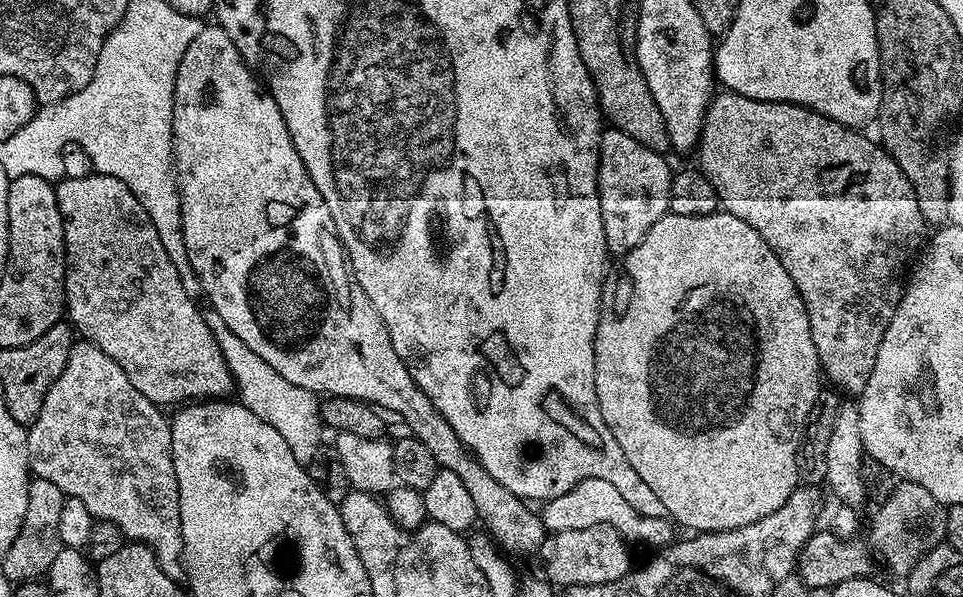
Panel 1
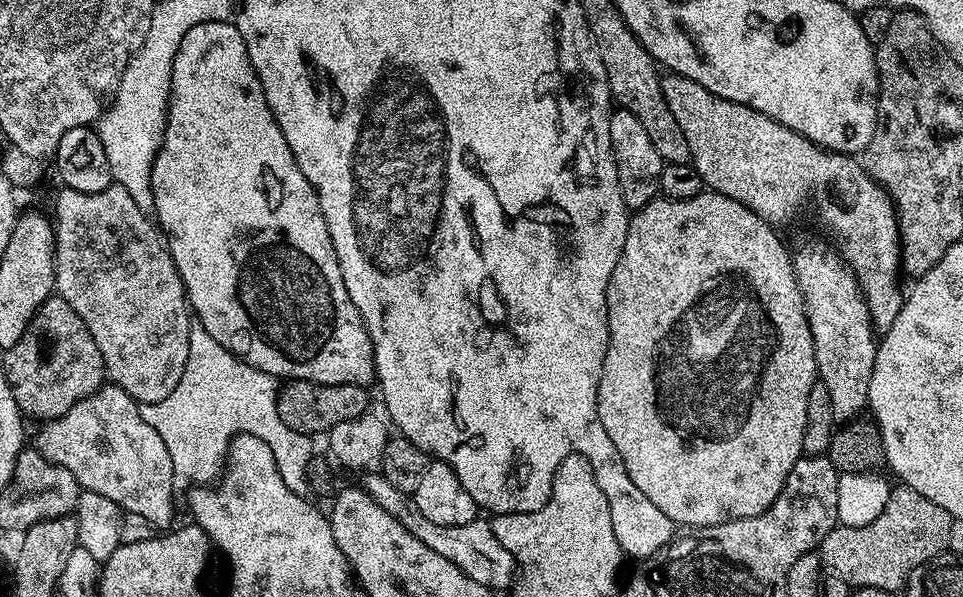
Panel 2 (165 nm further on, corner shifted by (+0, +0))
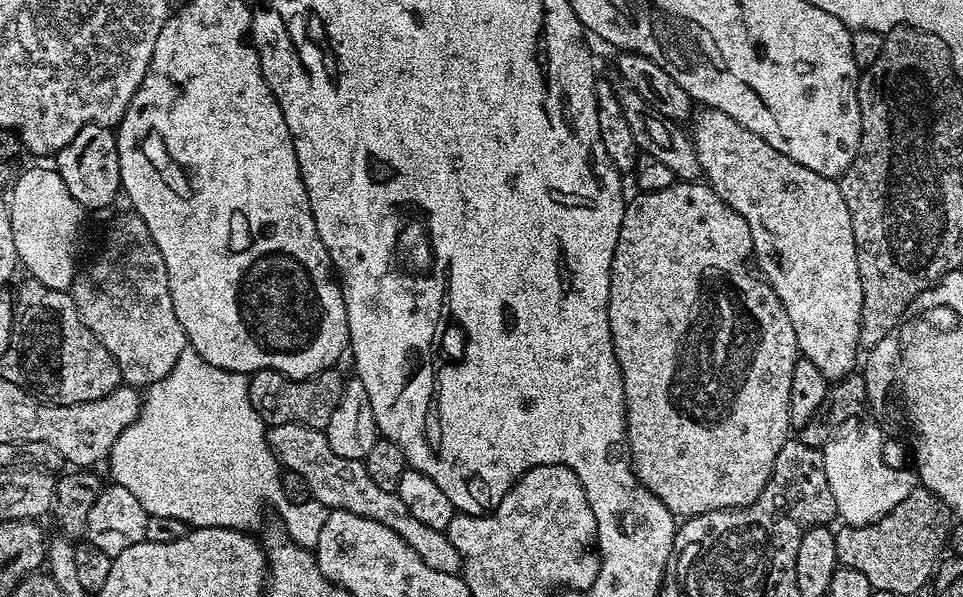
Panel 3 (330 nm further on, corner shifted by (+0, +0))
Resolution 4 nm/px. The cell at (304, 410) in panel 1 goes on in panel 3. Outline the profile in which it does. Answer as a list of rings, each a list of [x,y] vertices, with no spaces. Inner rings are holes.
[[[189,346],[182,350],[182,358],[178,358],[174,370],[170,370],[170,374],[166,374],[166,378],[148,385],[142,396],[138,418],[130,426],[126,426],[126,430],[122,430],[122,434],[118,434],[114,446],[107,454],[106,465],[108,464],[109,470],[112,471],[111,479],[117,484],[126,486],[126,490],[130,490],[130,494],[134,494],[134,498],[138,498],[138,502],[142,502],[142,506],[147,510],[149,516],[182,518],[182,522],[186,522],[192,528],[233,528],[239,532],[248,532],[256,530],[252,528],[259,526],[260,519],[264,516],[264,507],[268,503],[272,503],[276,507],[277,514],[280,515],[281,522],[284,523],[283,531],[289,541],[309,550],[315,549],[322,525],[326,523],[329,509],[325,508],[322,502],[311,498],[294,500],[284,493],[283,487],[272,488],[272,476],[279,477],[281,475],[282,465],[277,460],[276,453],[268,445],[268,434],[269,429],[266,427],[264,419],[256,413],[254,406],[250,406],[248,376],[243,372],[231,372],[222,370],[218,366],[210,366],[210,362],[206,362],[206,358],[202,358],[202,354],[198,354]]]

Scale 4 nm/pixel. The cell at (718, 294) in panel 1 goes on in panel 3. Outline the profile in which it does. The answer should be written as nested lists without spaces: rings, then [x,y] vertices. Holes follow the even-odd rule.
[[[677,182],[666,190],[640,192],[624,205],[624,217],[618,234],[618,246],[610,270],[610,334],[614,342],[614,354],[624,375],[624,417],[628,423],[628,454],[632,470],[640,484],[659,498],[677,518],[701,516],[723,508],[747,508],[762,494],[770,474],[774,470],[774,458],[793,431],[790,422],[790,378],[794,378],[794,366],[798,359],[796,335],[790,322],[790,314],[782,306],[778,294],[750,267],[752,235],[750,226],[742,214],[738,214],[707,182]]]

